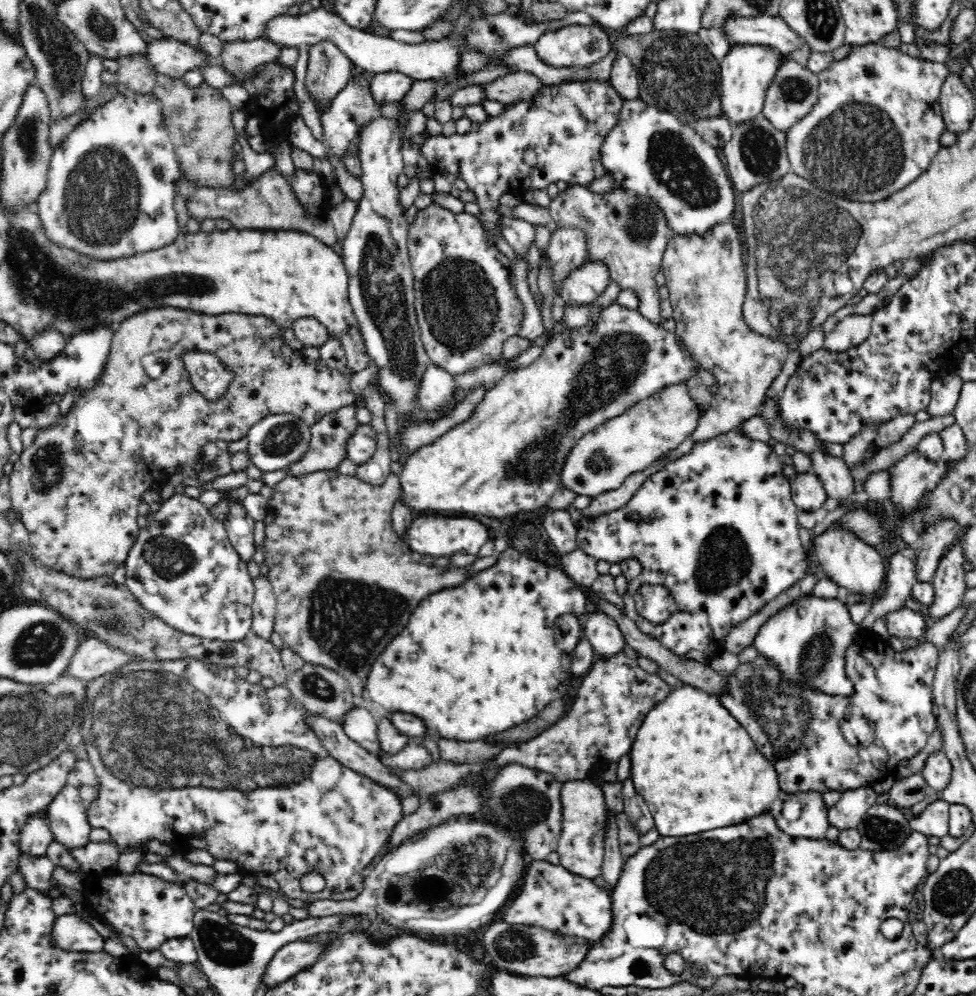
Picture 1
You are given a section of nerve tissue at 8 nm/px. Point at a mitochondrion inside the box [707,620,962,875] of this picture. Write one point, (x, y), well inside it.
(785, 723)

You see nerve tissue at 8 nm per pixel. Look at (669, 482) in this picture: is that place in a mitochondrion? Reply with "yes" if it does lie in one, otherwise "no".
no

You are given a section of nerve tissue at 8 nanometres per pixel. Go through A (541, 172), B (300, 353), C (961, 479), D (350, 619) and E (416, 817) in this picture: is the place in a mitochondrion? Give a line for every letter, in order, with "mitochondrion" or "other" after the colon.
A: other
B: other
C: other
D: mitochondrion
E: other

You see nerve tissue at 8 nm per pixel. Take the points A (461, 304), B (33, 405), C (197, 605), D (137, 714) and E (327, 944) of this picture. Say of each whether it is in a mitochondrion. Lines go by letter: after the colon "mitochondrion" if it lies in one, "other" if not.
A: mitochondrion
B: other
C: other
D: mitochondrion
E: other

